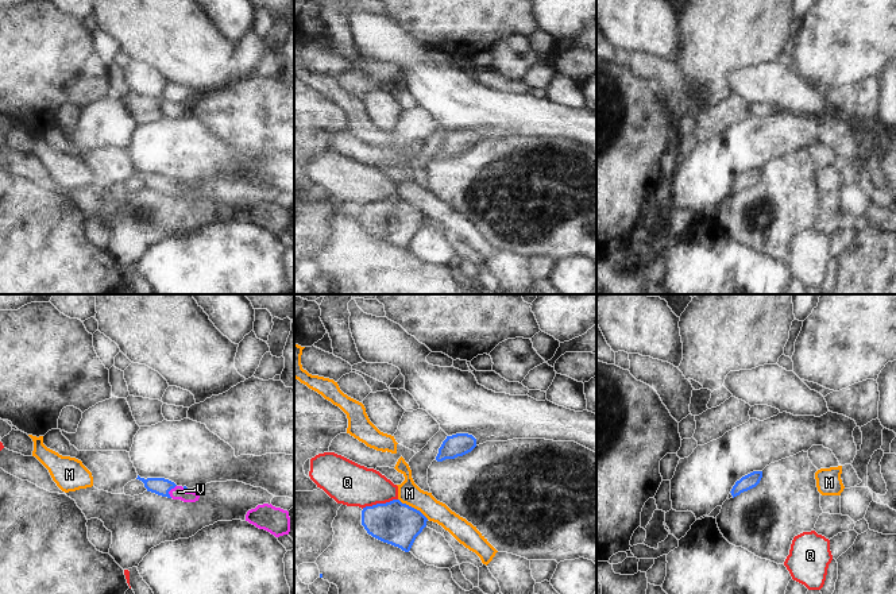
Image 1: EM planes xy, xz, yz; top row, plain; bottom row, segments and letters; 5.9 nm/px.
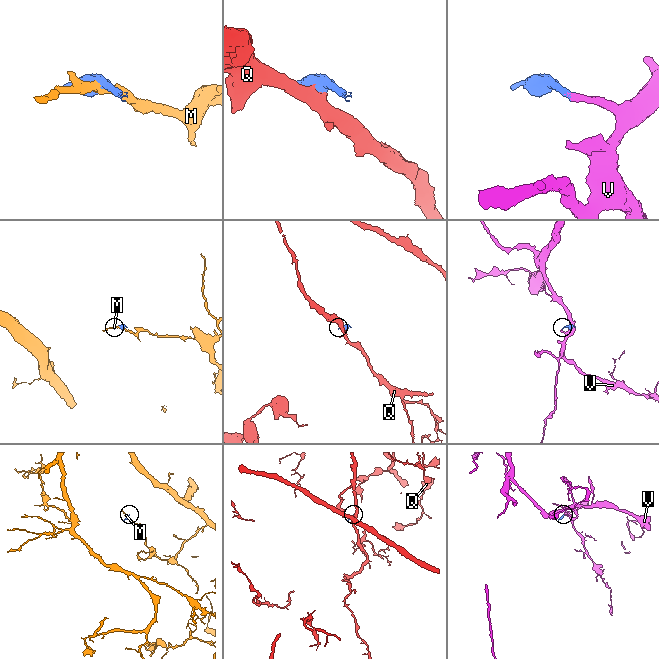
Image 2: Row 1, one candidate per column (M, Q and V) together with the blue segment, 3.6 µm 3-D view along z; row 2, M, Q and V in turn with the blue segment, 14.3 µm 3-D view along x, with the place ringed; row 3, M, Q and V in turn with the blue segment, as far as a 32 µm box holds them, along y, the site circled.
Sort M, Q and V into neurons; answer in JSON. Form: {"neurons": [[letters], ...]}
{"neurons": [["M"], ["Q"], ["V"]]}

